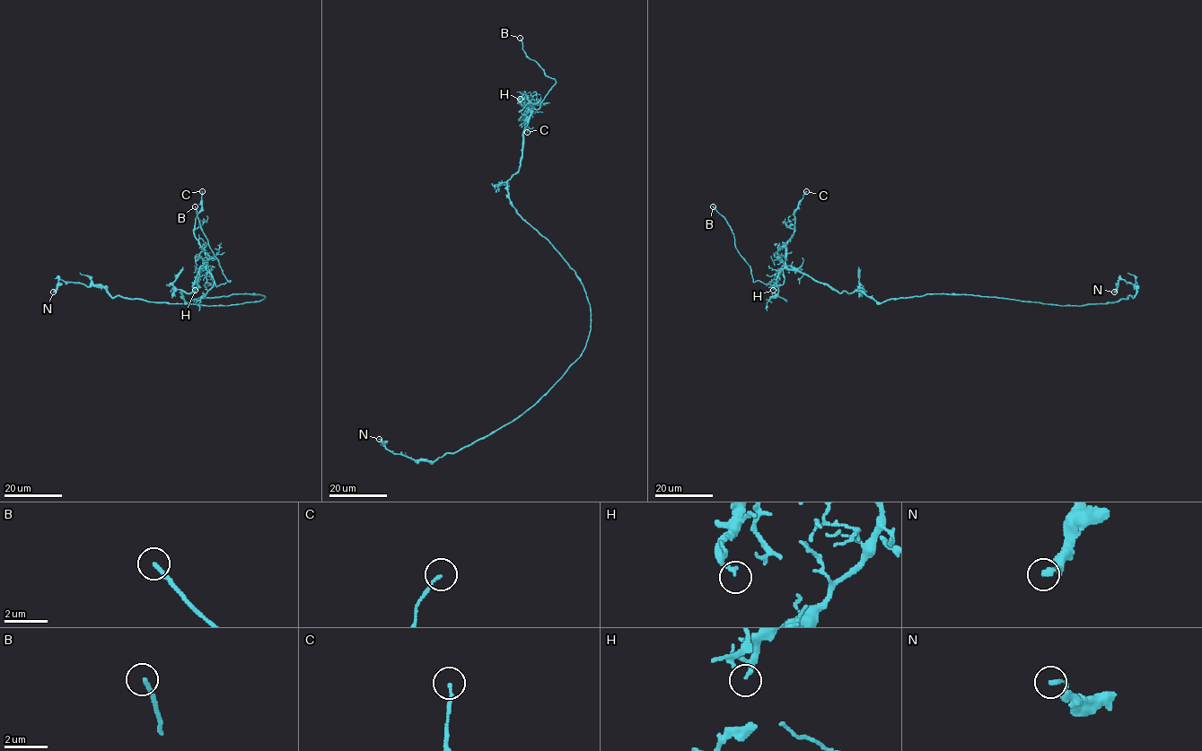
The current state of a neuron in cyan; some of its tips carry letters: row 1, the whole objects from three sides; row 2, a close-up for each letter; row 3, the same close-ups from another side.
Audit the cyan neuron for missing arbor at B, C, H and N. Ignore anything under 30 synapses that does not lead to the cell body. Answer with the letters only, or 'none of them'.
B

